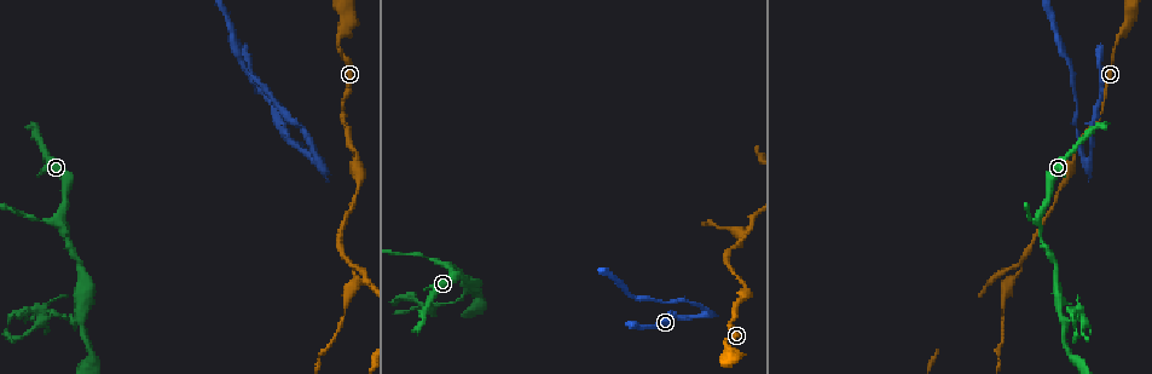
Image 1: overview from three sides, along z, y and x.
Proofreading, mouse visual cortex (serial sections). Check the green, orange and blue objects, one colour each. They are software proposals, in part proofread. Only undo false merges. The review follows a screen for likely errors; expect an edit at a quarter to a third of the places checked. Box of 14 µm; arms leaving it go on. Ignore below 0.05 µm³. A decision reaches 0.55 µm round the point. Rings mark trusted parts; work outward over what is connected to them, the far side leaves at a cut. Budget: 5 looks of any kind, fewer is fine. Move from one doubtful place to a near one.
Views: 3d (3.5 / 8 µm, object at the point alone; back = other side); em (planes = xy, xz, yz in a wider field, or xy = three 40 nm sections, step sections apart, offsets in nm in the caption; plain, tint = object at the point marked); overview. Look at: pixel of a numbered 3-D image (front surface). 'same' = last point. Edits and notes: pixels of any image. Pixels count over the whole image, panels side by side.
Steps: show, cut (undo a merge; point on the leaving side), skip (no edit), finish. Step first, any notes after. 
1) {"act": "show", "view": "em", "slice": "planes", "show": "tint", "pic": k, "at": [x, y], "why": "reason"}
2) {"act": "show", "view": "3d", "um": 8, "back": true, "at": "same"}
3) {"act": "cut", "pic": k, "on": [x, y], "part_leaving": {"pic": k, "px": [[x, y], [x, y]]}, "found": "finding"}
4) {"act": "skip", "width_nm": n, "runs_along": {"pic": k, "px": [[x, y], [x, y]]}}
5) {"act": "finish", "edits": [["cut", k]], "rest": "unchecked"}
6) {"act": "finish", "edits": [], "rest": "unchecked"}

{"act": "show", "view": "3d", "um": 3.5, "pic": 1, "at": [318, 160], "why": "abrupt turn"}

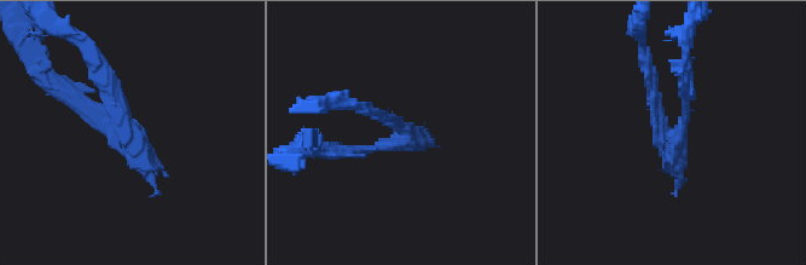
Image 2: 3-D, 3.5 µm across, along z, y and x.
{"act": "show", "view": "em", "slice": "xy", "step": 3, "show": "tint", "pic": 2, "at": [404, 138]}

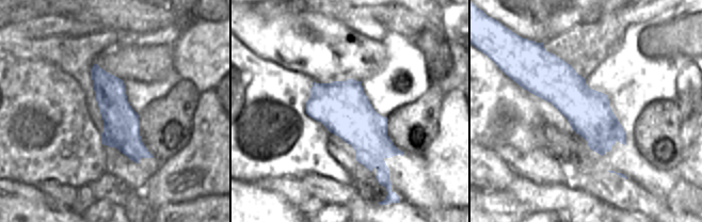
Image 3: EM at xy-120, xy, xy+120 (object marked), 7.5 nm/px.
{"act": "cut", "pic": 2, "on": [110, 98], "part_leaving": {"pic": 2, "px": [[133, 136], [106, 73], [77, 39]]}, "found": "a second cell is stuck on"}

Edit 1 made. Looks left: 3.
{"act": "show", "view": "overview"}

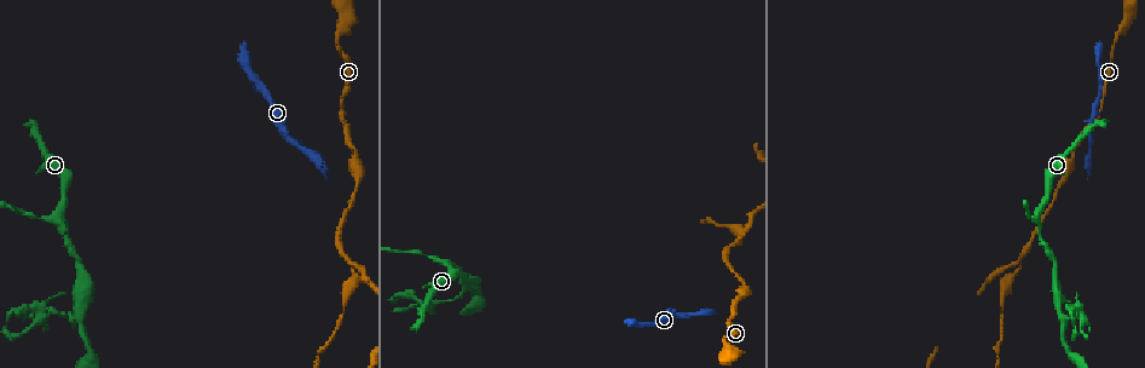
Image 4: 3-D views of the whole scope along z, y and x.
{"act": "show", "view": "3d", "um": 3.5, "pic": 4, "at": [60, 212]}

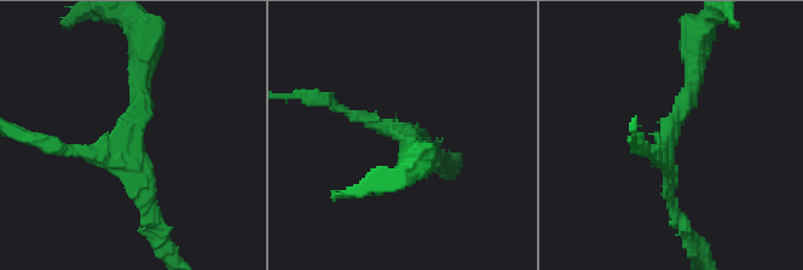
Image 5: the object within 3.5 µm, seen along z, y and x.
{"act": "show", "view": "em", "slice": "xy", "step": 1, "show": "tint", "pic": 5, "at": [395, 128], "arms": 3, "arm_widths_nm": [150, 150, 250], "why": "now the EM"}

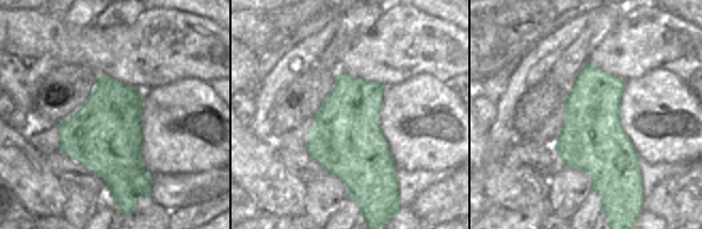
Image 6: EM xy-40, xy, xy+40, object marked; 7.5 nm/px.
{"act": "skip", "width_nm": 550, "runs_along": {"pic": 5, "px": [[692, 69], [668, 139], [680, 218]]}, "found": "one cell here"}

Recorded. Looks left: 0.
{"act": "finish", "edits": [["cut", 2]], "rest": "unchecked"}

